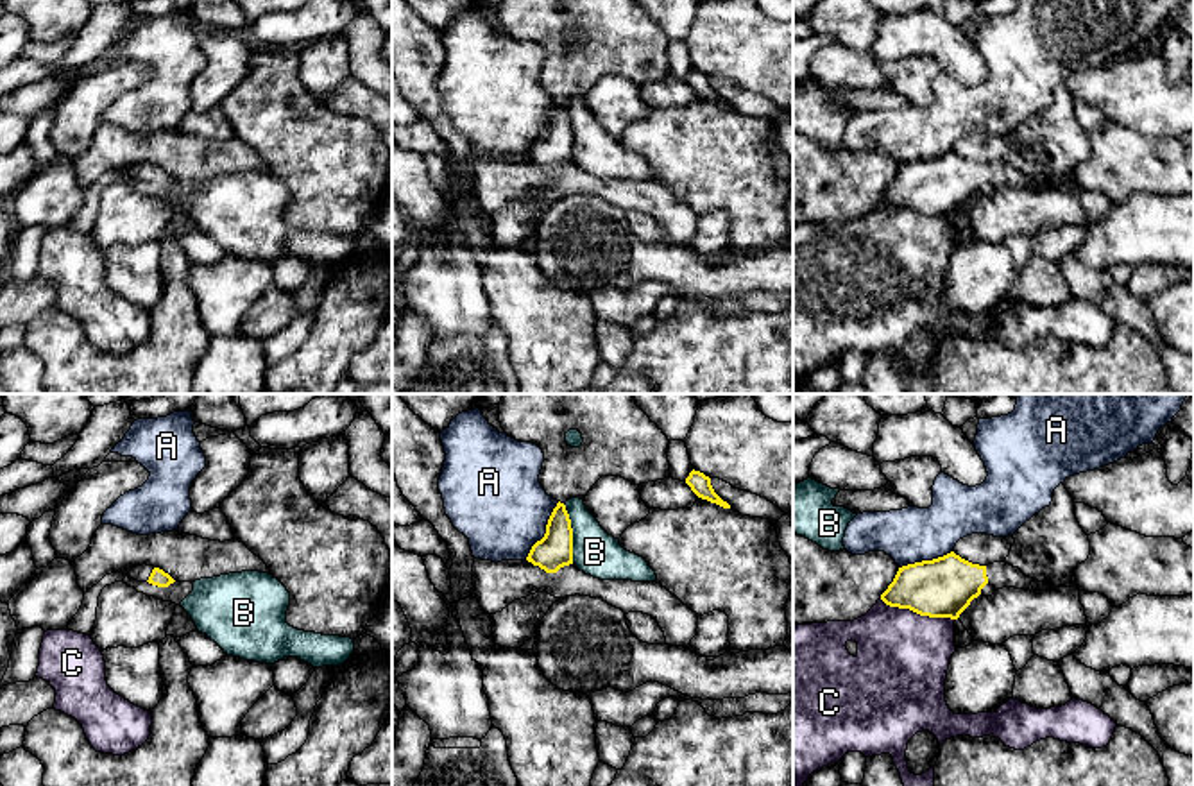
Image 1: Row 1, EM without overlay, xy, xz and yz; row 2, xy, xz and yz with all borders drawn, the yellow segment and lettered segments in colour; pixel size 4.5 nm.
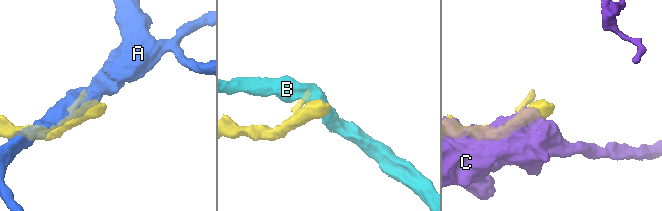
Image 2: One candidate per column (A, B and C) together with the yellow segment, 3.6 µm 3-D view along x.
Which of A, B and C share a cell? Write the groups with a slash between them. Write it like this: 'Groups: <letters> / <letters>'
Groups: A / B / C

